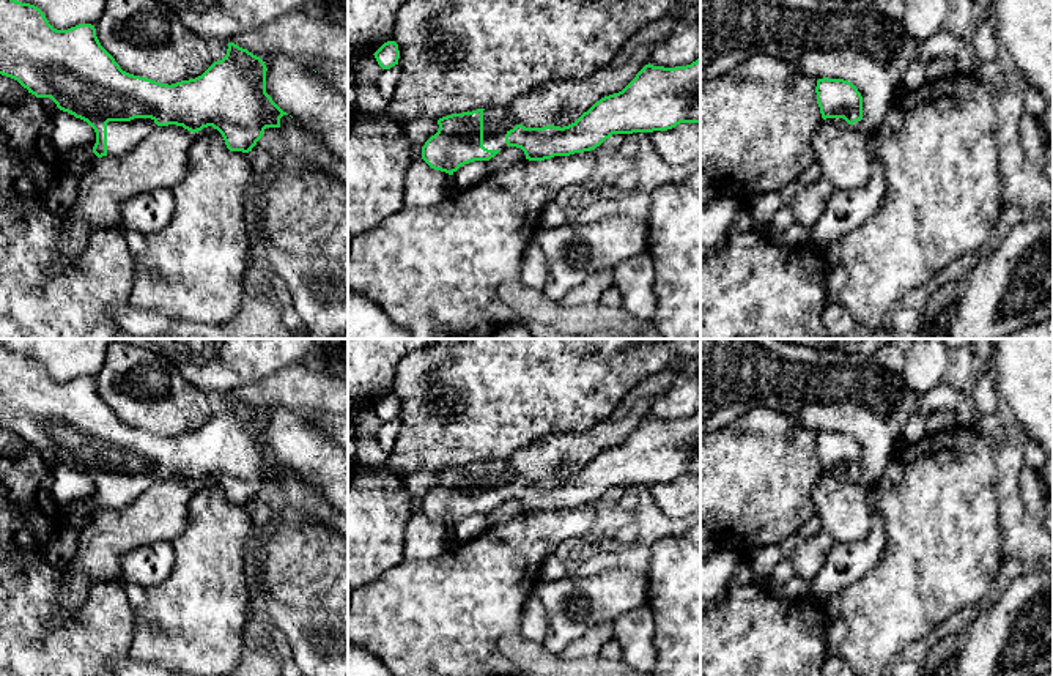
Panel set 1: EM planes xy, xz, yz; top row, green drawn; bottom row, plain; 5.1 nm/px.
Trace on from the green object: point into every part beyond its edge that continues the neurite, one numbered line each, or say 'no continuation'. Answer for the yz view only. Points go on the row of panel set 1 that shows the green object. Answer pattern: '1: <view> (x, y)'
1: yz (841, 123)

